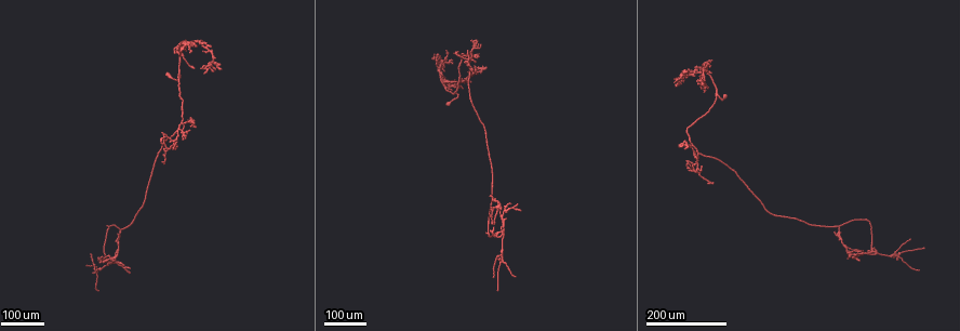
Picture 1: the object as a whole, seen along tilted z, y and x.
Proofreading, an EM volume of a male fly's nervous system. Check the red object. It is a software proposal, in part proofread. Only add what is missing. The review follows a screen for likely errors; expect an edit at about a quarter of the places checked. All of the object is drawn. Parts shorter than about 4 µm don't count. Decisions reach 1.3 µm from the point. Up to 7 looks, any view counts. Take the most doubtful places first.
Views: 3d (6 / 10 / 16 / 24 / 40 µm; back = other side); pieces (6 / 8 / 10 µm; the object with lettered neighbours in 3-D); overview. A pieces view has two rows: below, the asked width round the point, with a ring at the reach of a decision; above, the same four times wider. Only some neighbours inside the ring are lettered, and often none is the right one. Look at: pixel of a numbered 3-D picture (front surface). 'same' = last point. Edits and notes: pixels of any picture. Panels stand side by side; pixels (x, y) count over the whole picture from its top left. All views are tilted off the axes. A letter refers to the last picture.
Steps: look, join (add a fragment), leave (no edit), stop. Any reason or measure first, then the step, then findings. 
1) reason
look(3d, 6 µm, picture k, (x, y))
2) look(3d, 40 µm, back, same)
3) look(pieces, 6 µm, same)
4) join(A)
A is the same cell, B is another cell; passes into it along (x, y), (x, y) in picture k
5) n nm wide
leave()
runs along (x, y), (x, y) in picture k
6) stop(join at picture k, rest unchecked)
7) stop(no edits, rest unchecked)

look(3d, 40 µm, picture 1, (206, 74))

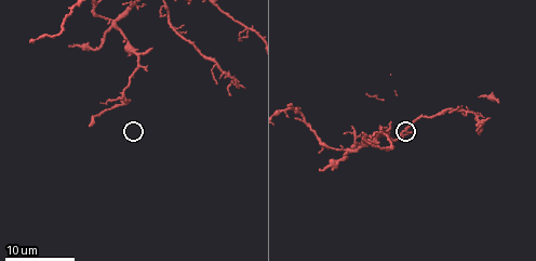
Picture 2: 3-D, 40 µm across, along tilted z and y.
look(3d, 6 µm, picture 2, (364, 133))

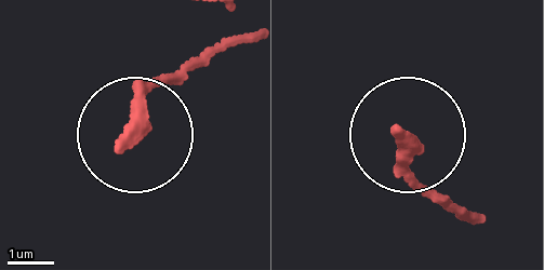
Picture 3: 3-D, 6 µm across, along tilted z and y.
look(pieces, 10 µm, picture 3, (123, 144))

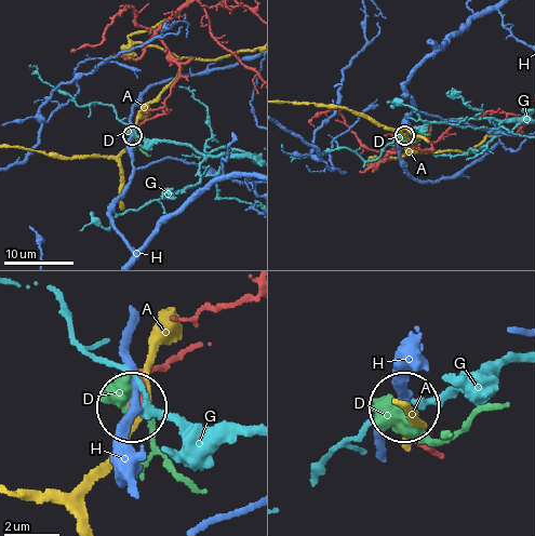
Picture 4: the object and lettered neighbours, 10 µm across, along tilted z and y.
220 nm wide
leave()
A, D, G and H are other cells; no lettered fragment goes on from it

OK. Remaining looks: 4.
free end
look(3d, 24 µm, picture 1, (711, 58))

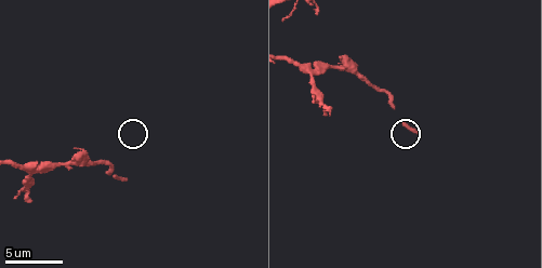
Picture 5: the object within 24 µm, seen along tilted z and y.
look(pieces, 6 µm, picture 5, (416, 132))

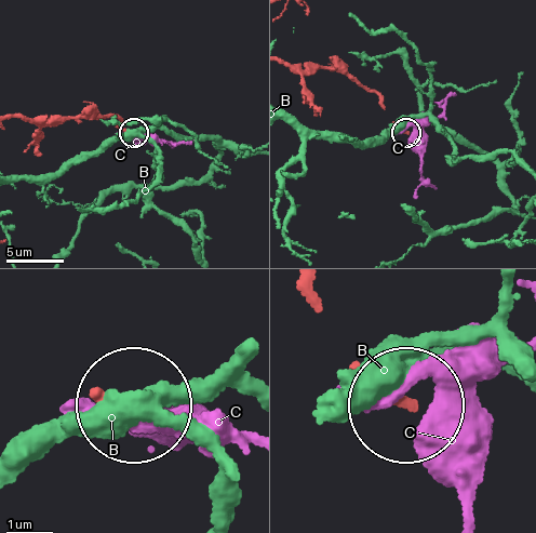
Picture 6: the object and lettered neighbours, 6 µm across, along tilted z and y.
leave()
B and C are other cells; runs along (289, 64), (327, 66), (353, 76), (377, 94), (404, 132) in picture 6; no lettered fragment goes on from it

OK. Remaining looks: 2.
free end
look(3d, 40 µm, picture 1, (161, 131))

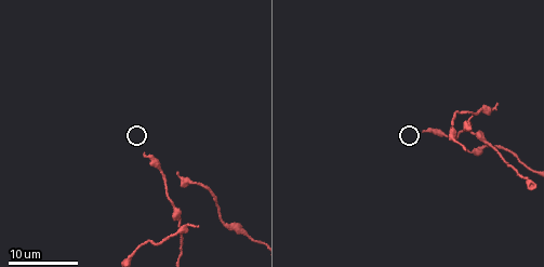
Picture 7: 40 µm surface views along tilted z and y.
look(pieces, 10 µm, picture 7, (423, 132))

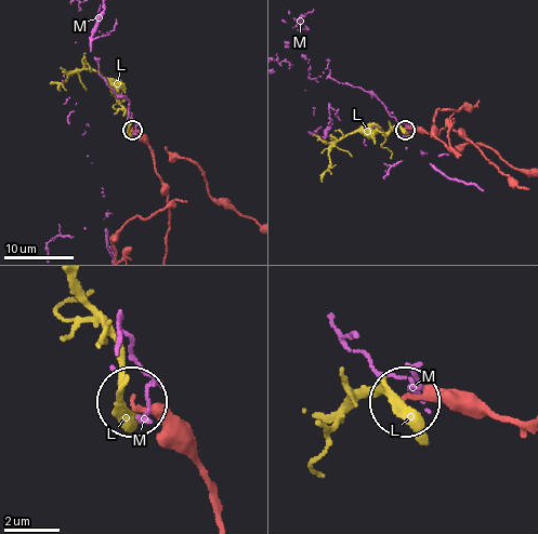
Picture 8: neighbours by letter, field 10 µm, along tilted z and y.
leave()
L and M are other cells; runs along (220, 519), (198, 467), (135, 404) in picture 8; no lettered fragment goes on from it

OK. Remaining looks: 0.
stop(no edits, rest unchecked)

